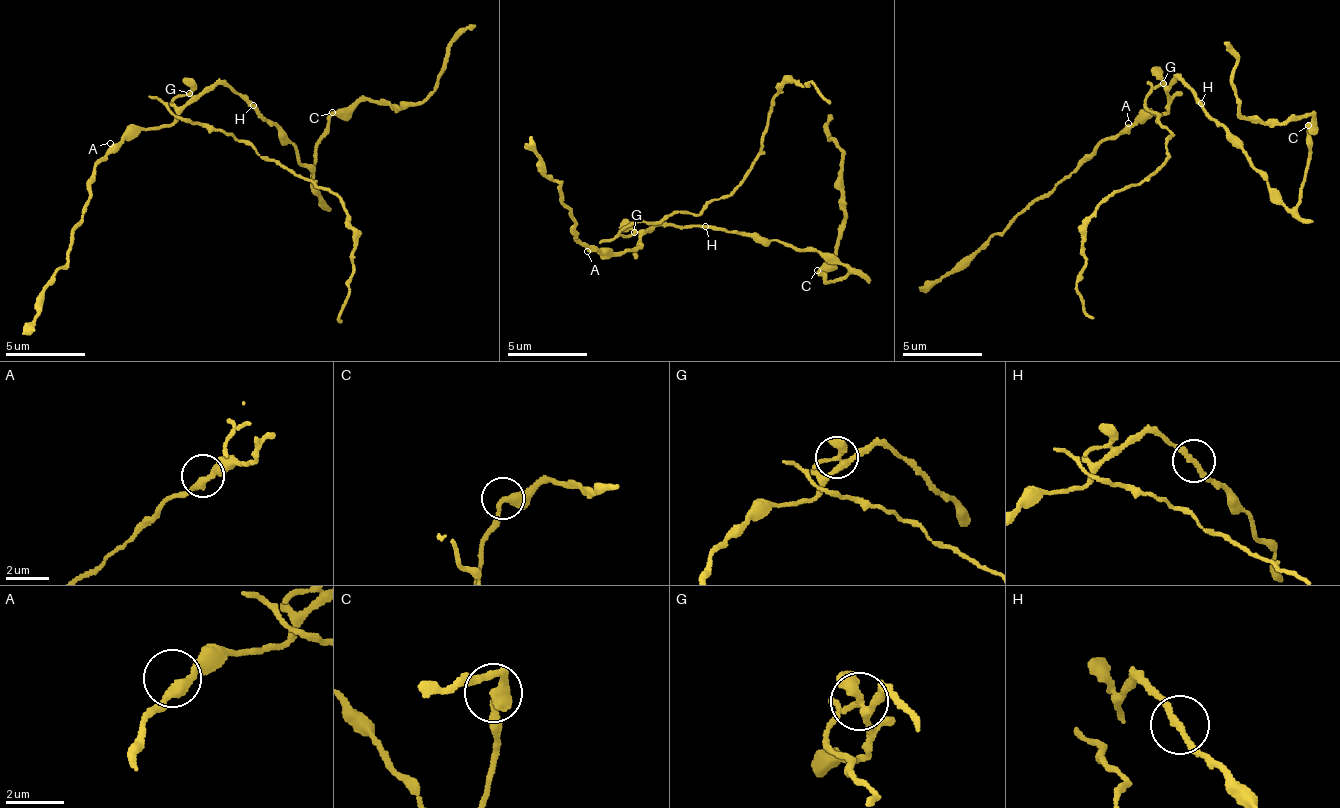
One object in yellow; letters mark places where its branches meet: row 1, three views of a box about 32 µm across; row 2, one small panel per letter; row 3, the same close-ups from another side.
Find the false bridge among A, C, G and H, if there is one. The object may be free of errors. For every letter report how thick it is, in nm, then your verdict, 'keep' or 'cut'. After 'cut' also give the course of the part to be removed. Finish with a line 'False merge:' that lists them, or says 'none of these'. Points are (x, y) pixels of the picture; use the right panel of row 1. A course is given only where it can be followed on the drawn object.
A: calibre 300 nm; keep
C: calibre 360 nm; keep
G: calibre 280 nm; cut; course (1163, 82), (1144, 105), (1170, 129), (1161, 169), (1116, 189), (1086, 230), (1076, 293), (1095, 316)
H: calibre 190 nm; keep
False merge: G

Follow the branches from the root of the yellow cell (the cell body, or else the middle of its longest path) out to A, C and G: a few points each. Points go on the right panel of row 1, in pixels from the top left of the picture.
A: (1199, 102), (1175, 76), (1168, 83), (1167, 112), (1142, 112), (1128, 123)
C: (1199, 102), (1227, 129), (1268, 183), (1268, 191), (1290, 207), (1306, 179), (1308, 125)
G: (1199, 102), (1179, 76), (1171, 79), (1172, 83), (1167, 86), (1163, 82)

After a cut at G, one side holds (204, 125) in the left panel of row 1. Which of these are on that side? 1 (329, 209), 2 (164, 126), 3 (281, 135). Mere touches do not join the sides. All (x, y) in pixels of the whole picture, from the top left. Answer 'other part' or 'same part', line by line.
1: other part
2: other part
3: other part

